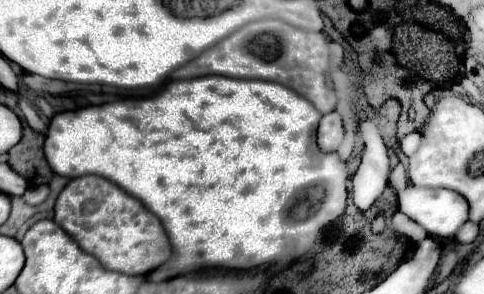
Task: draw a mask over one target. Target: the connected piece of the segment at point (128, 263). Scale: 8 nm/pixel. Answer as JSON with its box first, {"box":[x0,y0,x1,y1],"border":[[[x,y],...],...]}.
{"box":[54,175,172,275],"border":[[[98,175],[72,179],[56,199],[54,221],[106,269],[124,275],[146,275],[166,263],[172,255],[168,235],[160,219],[136,197]]]}

